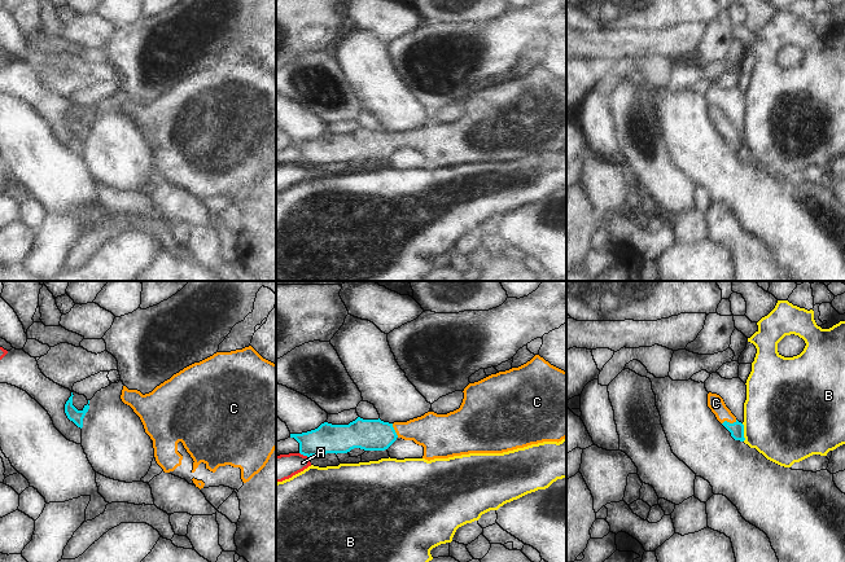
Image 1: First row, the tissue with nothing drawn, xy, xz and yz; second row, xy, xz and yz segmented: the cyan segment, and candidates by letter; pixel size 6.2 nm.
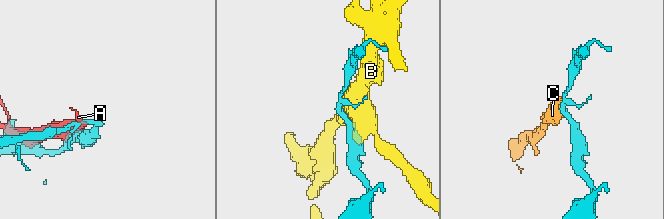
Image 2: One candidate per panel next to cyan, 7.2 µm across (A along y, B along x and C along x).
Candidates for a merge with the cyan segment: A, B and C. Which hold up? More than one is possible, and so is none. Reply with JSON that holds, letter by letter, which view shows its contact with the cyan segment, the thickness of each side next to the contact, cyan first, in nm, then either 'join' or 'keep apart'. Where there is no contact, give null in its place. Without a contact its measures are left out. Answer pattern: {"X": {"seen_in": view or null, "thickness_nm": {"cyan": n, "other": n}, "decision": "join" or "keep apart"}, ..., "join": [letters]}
{"A": {"seen_in": "xz", "thickness_nm": {"cyan": 180, "other": 160}, "decision": "keep apart"}, "B": {"seen_in": "yz", "thickness_nm": {"cyan": 90, "other": 460}, "decision": "keep apart"}, "C": {"seen_in": "yz", "thickness_nm": {"cyan": 90, "other": 100}, "decision": "join"}, "join": ["C"]}

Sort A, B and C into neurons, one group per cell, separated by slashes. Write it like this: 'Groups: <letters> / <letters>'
Groups: A / B / C.

